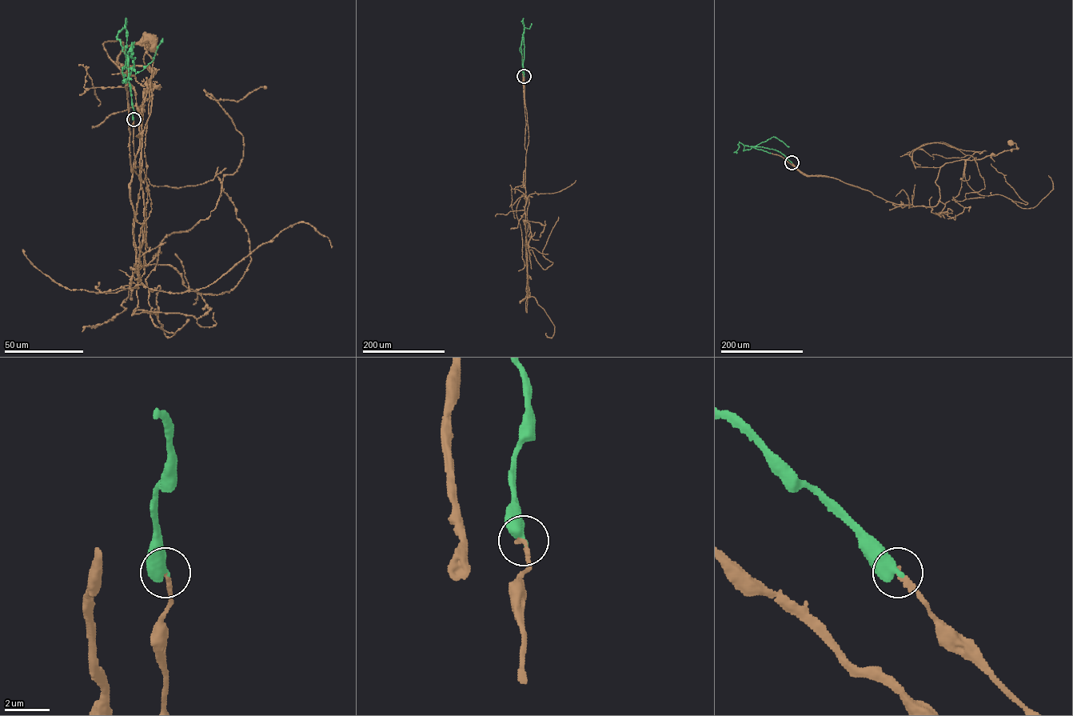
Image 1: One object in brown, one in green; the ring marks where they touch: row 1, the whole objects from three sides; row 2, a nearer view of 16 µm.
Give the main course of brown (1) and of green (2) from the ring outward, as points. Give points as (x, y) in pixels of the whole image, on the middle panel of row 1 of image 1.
1: (524, 76), (528, 141), (524, 225), (523, 221), (528, 290), (528, 296), (520, 302), (528, 295)
2: (524, 76), (523, 36), (520, 50), (523, 74)

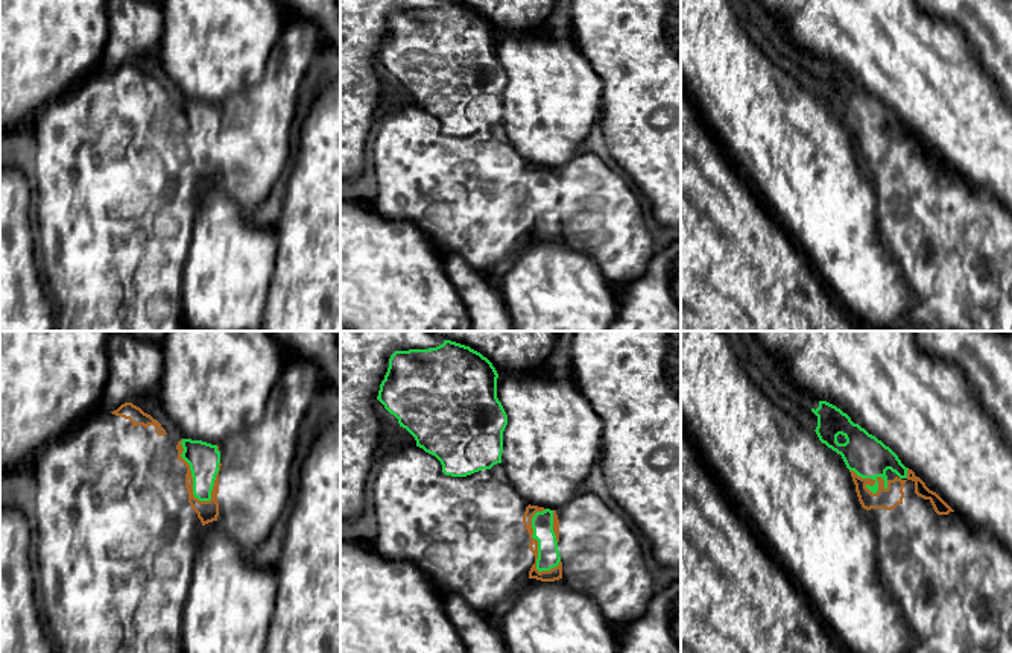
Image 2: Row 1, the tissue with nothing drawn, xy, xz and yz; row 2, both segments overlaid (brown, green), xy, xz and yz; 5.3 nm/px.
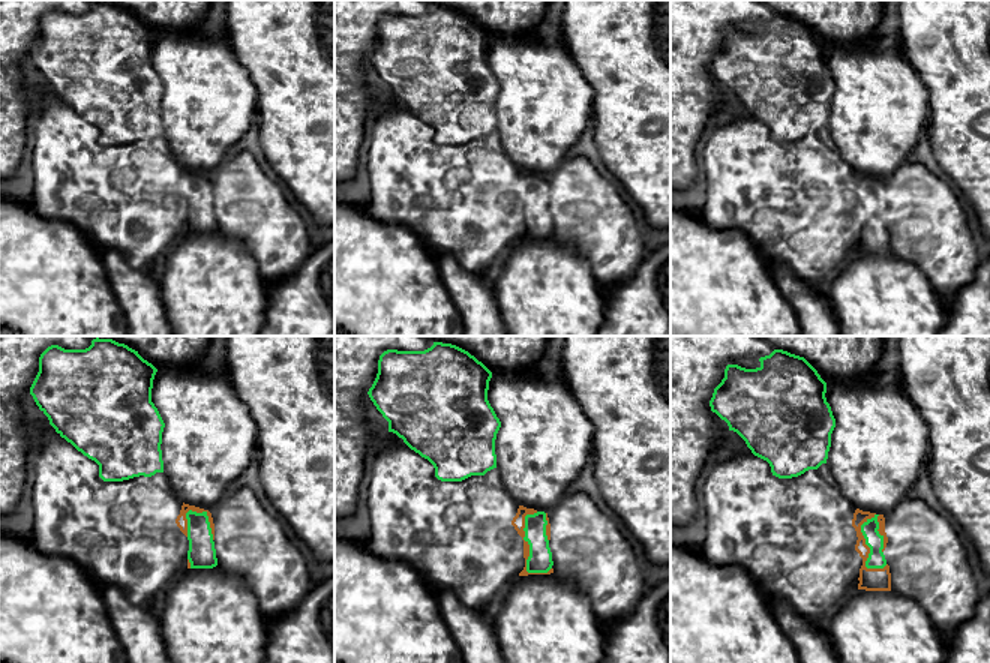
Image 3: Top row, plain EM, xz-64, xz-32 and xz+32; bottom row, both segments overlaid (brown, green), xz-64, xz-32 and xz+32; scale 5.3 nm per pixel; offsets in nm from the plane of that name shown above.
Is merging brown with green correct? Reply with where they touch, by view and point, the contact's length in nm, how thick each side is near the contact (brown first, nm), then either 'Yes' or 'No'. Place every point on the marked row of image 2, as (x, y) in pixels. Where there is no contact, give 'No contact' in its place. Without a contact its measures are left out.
Touches brown at xy (190, 474). Shared border 360 nm. Thickness 110 nm (brown) against 170 nm. Yes

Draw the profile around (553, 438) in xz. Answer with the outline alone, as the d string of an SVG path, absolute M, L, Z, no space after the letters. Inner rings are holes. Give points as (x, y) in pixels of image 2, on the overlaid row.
M539 372L500 374L497 398L508 415L501 463L509 484L527 504L558 510L577 495L579 484L600 460L602 419L571 378L552 381Z

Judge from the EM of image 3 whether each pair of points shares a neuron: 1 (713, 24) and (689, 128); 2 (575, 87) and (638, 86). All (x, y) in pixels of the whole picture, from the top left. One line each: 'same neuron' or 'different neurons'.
1: same neuron
2: different neurons

